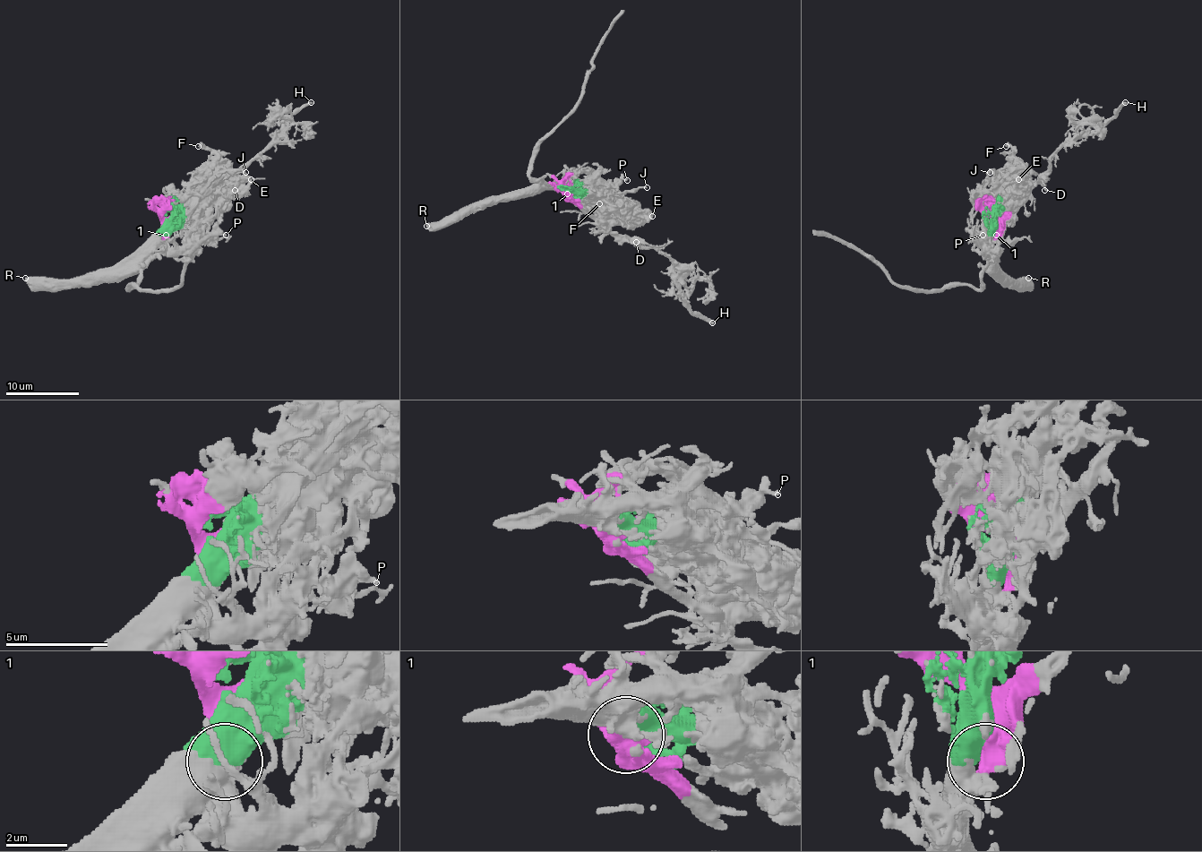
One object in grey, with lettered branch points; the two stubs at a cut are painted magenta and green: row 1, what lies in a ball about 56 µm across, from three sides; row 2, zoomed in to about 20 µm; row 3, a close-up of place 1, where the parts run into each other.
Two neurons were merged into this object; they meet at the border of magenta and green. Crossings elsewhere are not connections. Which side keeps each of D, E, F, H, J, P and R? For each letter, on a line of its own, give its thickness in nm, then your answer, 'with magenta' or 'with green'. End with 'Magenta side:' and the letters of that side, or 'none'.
D: 240 nm thick; with magenta
E: 460 nm thick; with green
F: 320 nm thick; with green
H: 320 nm thick; with magenta
J: 200 nm thick; with green
P: 220 nm thick; with magenta
R: 550 nm thick; with green
Magenta side: D, H, P

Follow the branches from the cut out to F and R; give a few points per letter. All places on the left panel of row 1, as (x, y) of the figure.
F: (162, 215), (200, 176), (200, 169), (211, 152), (198, 145)
R: (162, 215), (166, 217), (164, 226), (141, 248), (112, 266), (89, 271), (80, 277), (25, 277)

